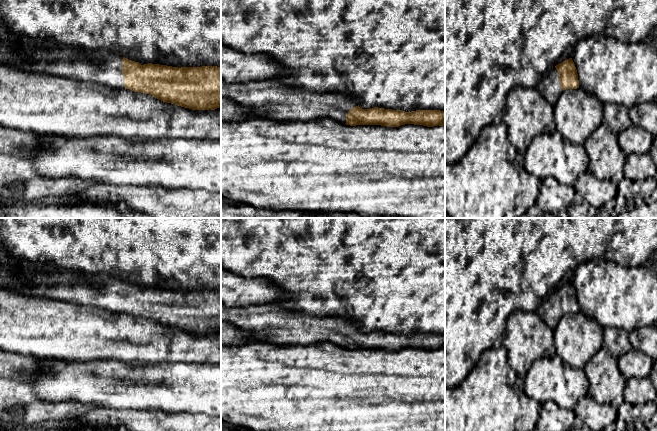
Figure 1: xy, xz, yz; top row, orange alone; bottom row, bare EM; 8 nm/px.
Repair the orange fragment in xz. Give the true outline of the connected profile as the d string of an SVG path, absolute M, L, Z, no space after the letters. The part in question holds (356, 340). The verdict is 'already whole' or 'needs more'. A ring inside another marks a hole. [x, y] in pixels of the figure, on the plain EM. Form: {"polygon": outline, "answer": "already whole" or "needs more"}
{"polygon": "M221 303L221 321L250 333L259 341L278 346L333 343L350 350L445 350L444 335L405 336L378 331L362 333L351 320L335 316L312 316L285 309L278 303L230 308Z", "answer": "needs more"}

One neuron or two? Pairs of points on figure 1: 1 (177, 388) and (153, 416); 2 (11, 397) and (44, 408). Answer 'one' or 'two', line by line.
1: two
2: one

